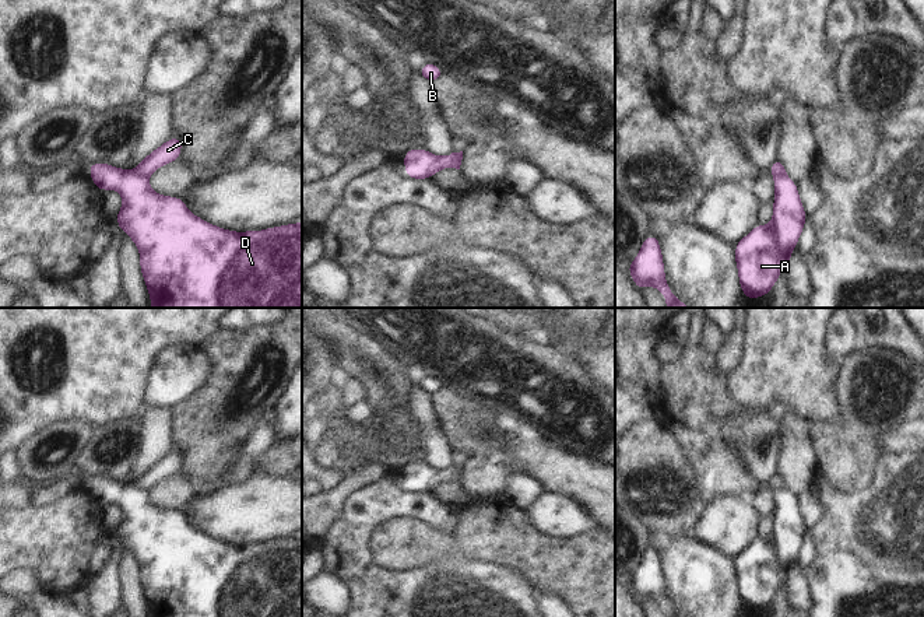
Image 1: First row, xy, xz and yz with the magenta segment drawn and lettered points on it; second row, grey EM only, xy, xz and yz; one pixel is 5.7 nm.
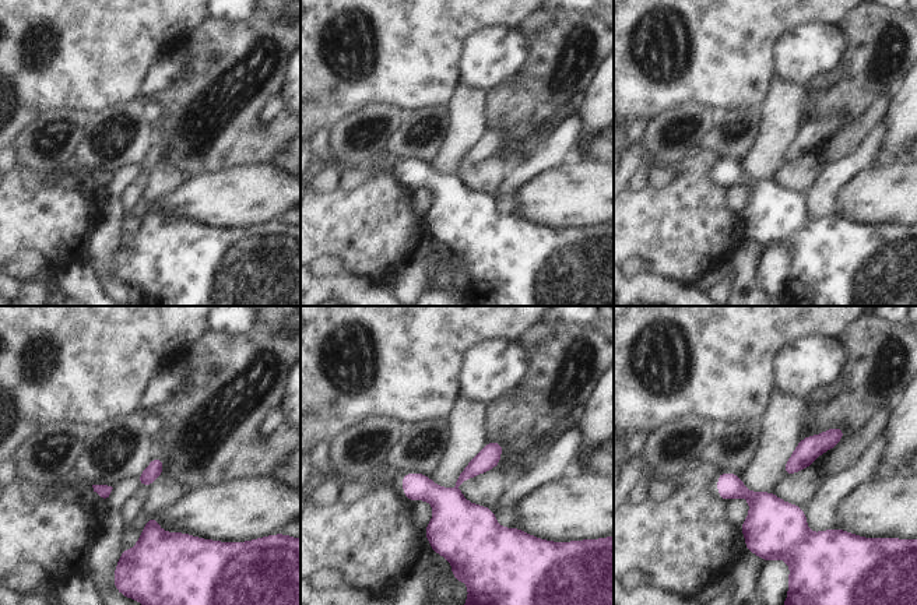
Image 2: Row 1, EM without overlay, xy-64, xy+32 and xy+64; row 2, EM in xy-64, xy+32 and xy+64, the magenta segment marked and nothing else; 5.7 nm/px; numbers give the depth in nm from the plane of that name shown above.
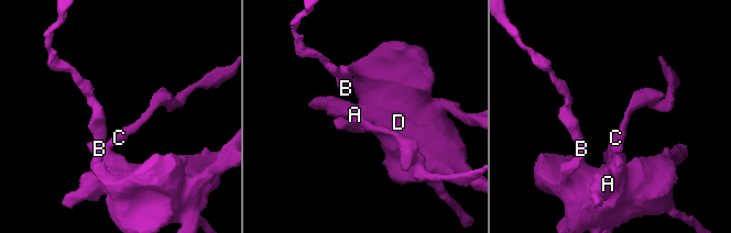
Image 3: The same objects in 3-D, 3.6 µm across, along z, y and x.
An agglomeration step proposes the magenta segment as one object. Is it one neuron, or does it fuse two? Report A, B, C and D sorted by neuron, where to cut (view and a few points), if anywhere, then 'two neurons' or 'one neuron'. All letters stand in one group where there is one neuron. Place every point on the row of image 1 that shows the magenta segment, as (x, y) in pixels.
groups A B D / C; cut xy (134, 169), (147, 178); two neurons

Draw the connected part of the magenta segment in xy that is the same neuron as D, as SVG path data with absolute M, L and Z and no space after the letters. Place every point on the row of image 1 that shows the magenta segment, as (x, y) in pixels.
M96 162L88 165L88 172L94 186L106 192L116 190L122 194L123 206L116 214L116 222L122 232L126 232L140 252L140 270L151 298L151 308L302 308L302 222L292 222L261 231L235 232L198 218L190 213L182 197L158 194L148 183L148 178L140 176L136 171L120 169L117 166Z

